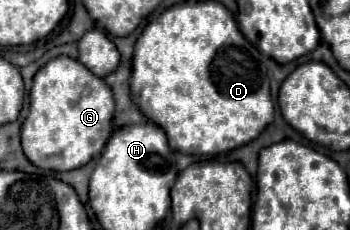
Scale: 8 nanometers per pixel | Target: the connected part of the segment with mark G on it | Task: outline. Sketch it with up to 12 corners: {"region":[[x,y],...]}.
{"region":[[79,60],[33,80],[21,146],[69,172],[111,136],[115,100]]}

